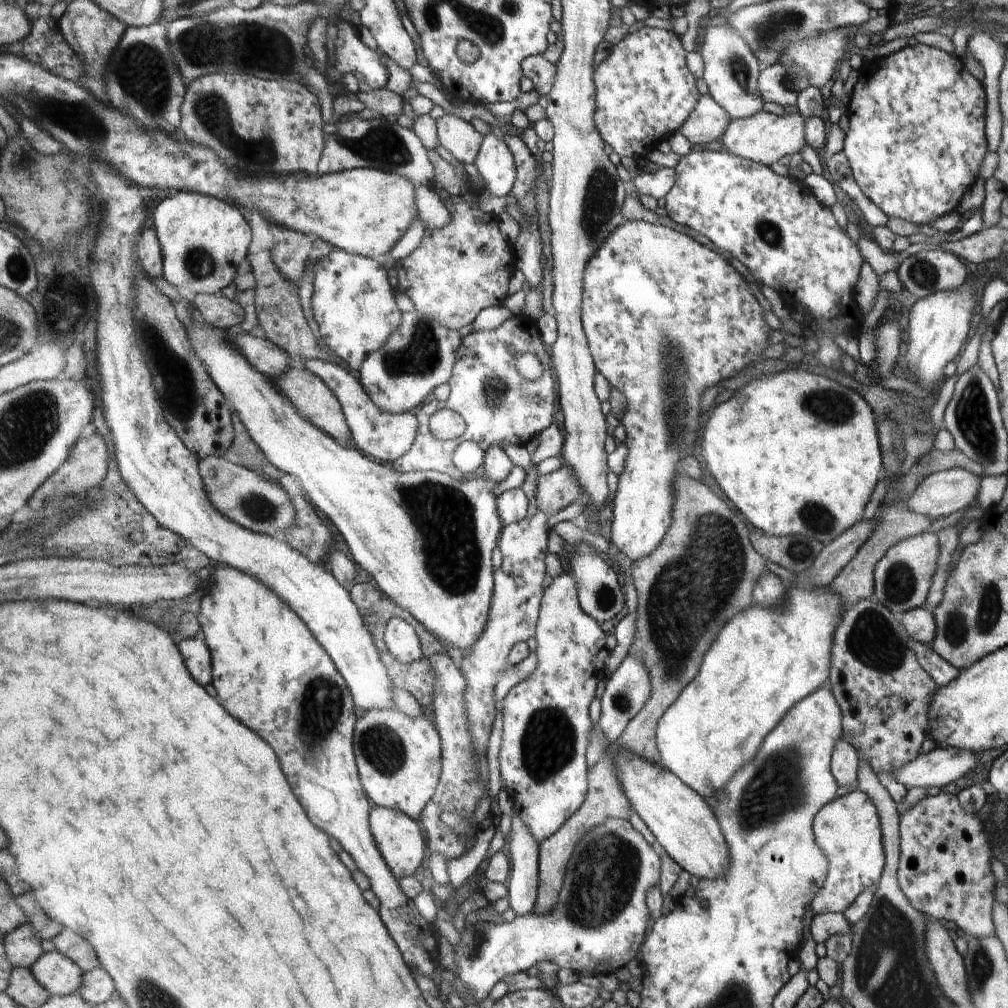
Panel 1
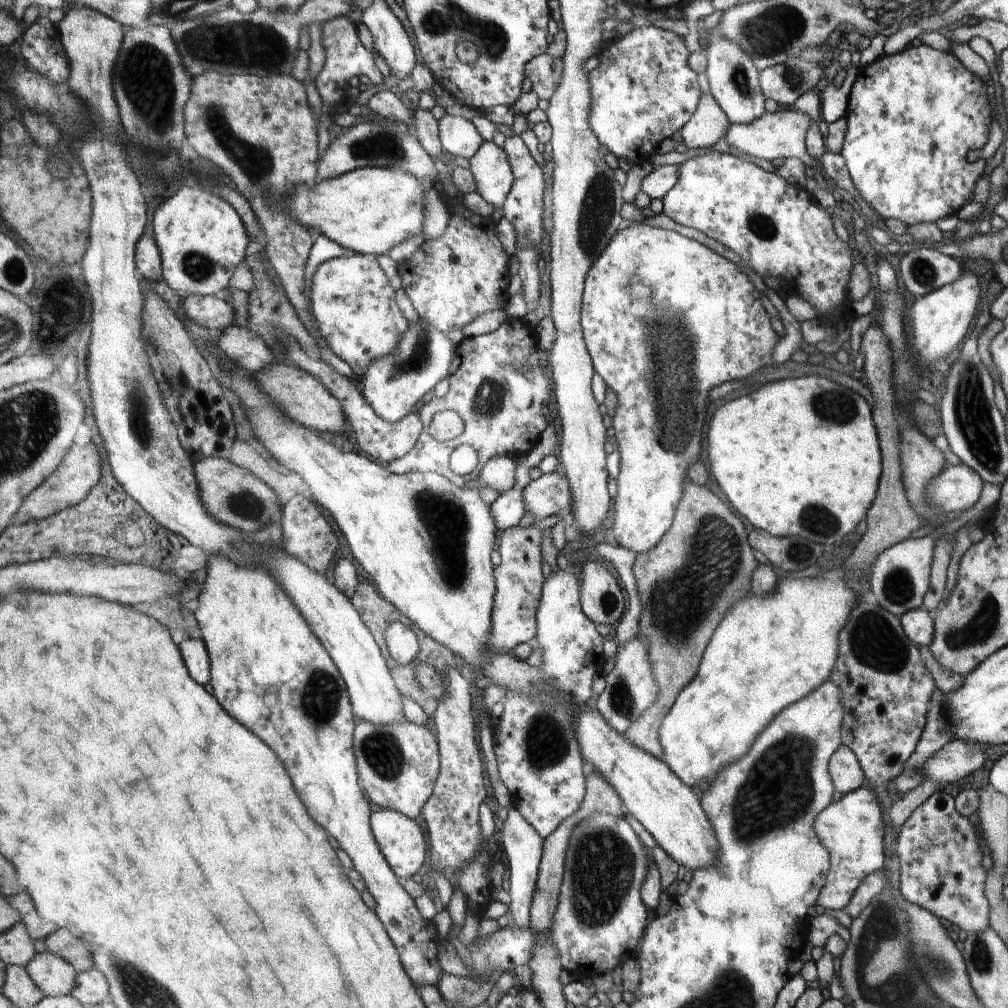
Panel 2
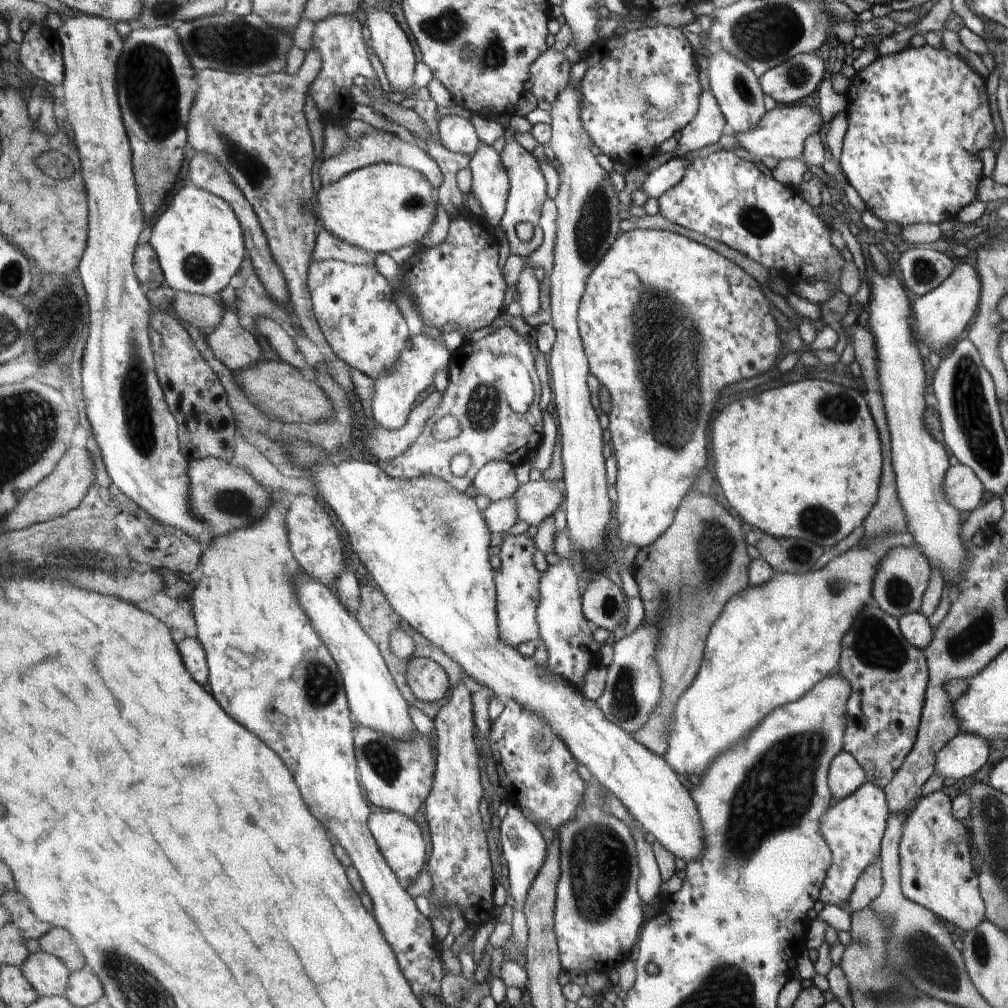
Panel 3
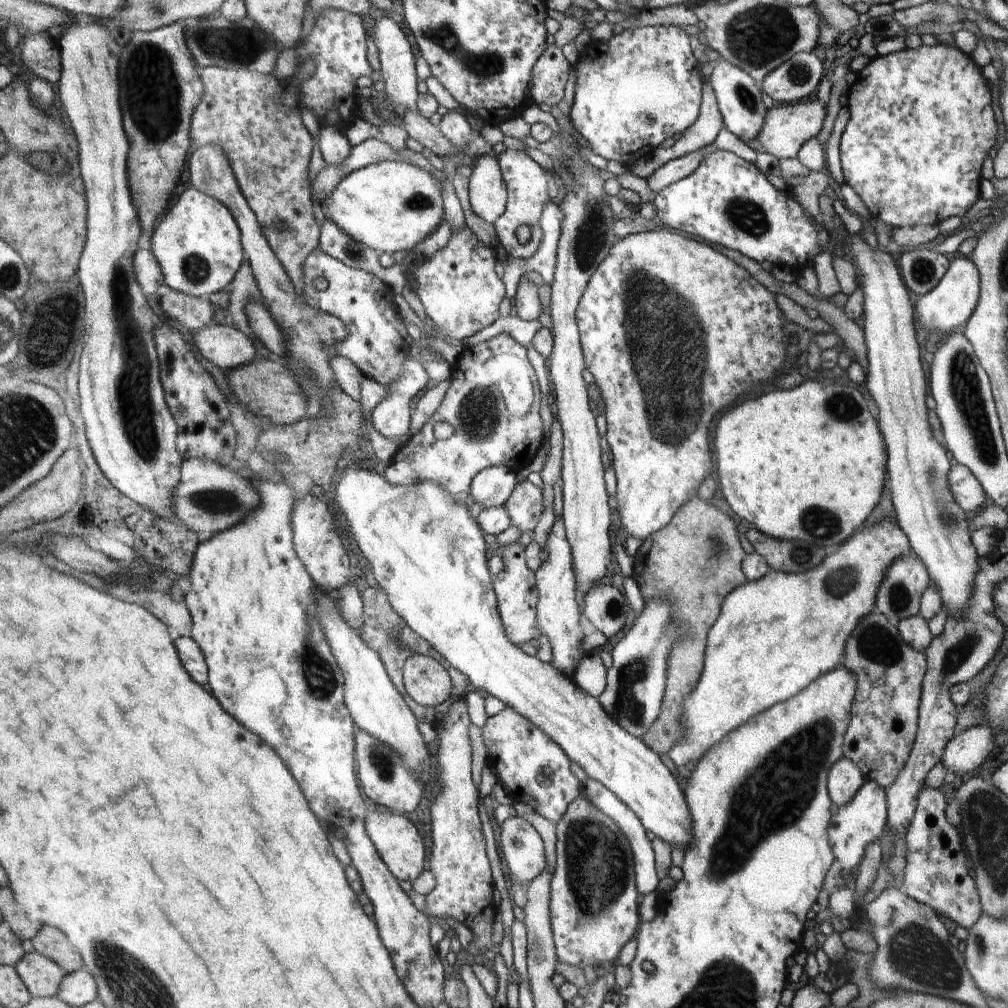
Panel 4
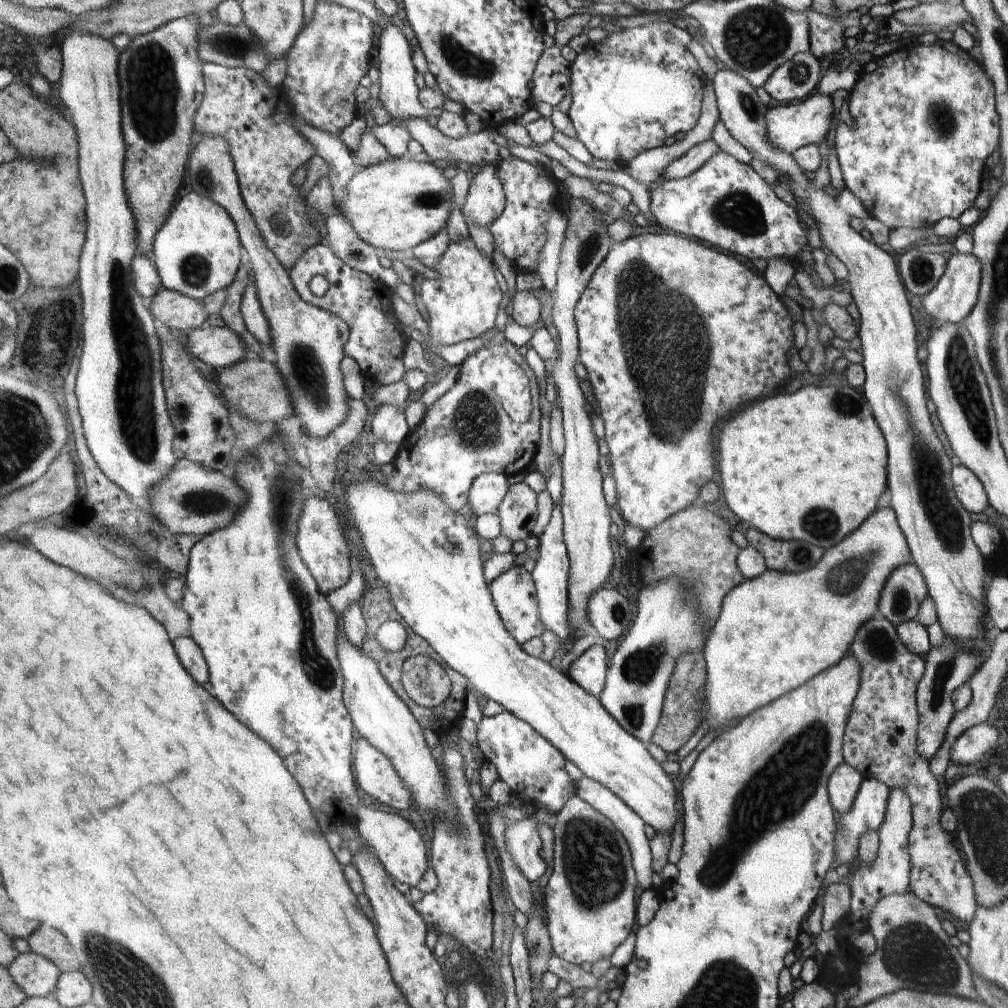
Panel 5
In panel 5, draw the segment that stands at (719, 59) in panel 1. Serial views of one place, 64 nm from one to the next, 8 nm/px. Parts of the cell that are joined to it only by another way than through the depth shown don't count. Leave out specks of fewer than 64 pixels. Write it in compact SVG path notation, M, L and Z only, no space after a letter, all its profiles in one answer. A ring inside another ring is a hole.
M721 66L711 81L715 88L715 96L718 99L719 120L726 126L725 133L730 134L740 142L751 153L752 158L763 161L778 173L780 181L790 188L794 198L800 199L801 203L807 207L808 212L805 214L818 227L824 250L834 254L848 269L847 286L852 296L852 302L856 304L860 312L857 325L858 337L861 342L861 365L865 372L864 394L867 394L868 402L872 403L876 422L879 422L888 442L890 466L888 467L887 488L890 490L892 510L895 510L899 526L907 537L913 563L919 567L927 581L927 589L931 593L930 598L932 598L934 606L936 606L938 622L944 636L952 636L956 642L960 642L960 648L964 646L964 650L968 650L972 654L980 654L982 662L980 662L979 668L982 668L984 660L988 658L991 651L992 635L989 635L989 628L985 619L985 606L987 585L992 578L992 574L986 567L985 558L980 554L980 550L972 540L971 526L974 520L970 519L970 512L959 500L956 500L957 496L954 496L954 490L952 490L952 484L950 484L950 468L953 465L950 464L950 458L946 456L944 446L942 446L942 442L938 440L938 436L932 428L930 414L926 410L924 374L922 374L920 362L916 358L918 356L916 354L918 352L918 344L916 344L918 332L916 332L916 326L914 326L908 296L906 296L906 290L902 286L903 280L900 280L900 275L898 275L896 262L892 259L888 249L868 242L860 234L854 232L854 228L851 226L852 218L863 220L870 216L870 212L866 210L864 203L854 196L853 192L844 189L842 194L836 198L836 196L826 194L826 191L822 188L814 190L810 186L810 180L806 180L805 172L799 166L799 163L792 158L792 155L776 148L776 144L772 142L771 136L768 135L768 108L762 104L756 88L752 86L751 82L748 82L747 78L744 78L744 75L736 74L736 71Z

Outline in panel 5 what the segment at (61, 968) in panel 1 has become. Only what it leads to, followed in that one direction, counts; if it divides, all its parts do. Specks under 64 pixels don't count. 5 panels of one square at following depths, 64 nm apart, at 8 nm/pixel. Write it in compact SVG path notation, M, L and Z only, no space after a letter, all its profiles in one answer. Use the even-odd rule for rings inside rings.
M33 950L22 953L10 970L29 997L53 996L59 989L60 978L64 973L52 959L36 954Z

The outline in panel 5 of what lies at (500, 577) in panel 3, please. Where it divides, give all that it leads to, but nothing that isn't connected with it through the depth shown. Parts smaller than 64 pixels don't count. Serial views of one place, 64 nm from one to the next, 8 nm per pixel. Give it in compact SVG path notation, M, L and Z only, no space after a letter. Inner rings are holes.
M514 566L490 584L491 593L494 595L499 614L507 625L507 630L511 632L520 645L530 641L531 638L540 637L545 631L543 620L539 616L539 610L536 610L536 604L539 604L539 602L536 602L538 593L534 588L534 583L532 575L526 572L523 566Z

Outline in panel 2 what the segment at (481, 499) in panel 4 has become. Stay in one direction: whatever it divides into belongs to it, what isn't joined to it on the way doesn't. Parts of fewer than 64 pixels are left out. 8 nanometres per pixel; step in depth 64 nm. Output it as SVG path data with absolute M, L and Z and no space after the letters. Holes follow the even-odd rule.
M495 456L490 458L479 472L478 486L490 487L497 491L498 494L506 494L508 490L512 490L515 482L515 470L517 463L504 456Z

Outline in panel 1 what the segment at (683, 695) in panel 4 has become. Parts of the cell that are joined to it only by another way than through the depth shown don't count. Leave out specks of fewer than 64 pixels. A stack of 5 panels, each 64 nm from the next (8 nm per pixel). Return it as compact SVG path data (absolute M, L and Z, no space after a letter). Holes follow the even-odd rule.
M683 471L676 475L674 520L662 544L654 553L634 561L631 570L638 605L636 633L629 652L642 658L647 666L653 684L651 698L627 726L626 732L616 739L616 744L592 766L587 774L591 788L578 812L572 814L558 832L540 842L540 882L534 914L548 914L558 904L567 866L580 838L608 818L628 820L634 812L616 774L616 764L612 762L614 754L630 752L654 763L660 760L658 724L663 714L696 678L704 654L722 626L753 604L755 586L760 577L769 572L766 560L748 540L746 524L738 514L708 486Z

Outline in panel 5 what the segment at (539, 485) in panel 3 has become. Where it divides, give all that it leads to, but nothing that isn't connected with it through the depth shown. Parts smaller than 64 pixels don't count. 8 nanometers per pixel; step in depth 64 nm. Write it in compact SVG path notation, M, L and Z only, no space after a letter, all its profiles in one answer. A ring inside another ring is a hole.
M524 481L510 485L498 506L500 535L510 538L513 543L530 536L537 516L536 497Z

